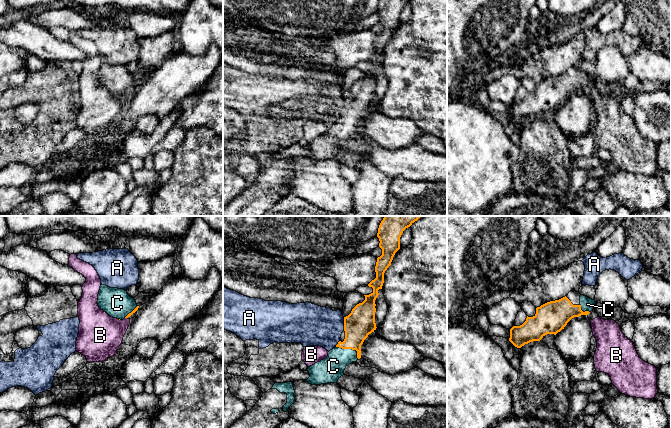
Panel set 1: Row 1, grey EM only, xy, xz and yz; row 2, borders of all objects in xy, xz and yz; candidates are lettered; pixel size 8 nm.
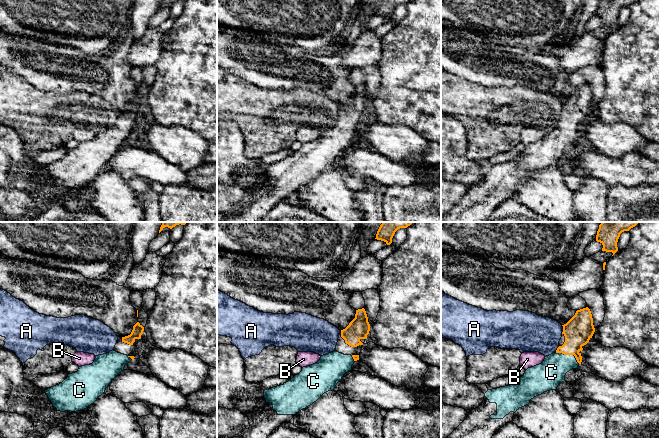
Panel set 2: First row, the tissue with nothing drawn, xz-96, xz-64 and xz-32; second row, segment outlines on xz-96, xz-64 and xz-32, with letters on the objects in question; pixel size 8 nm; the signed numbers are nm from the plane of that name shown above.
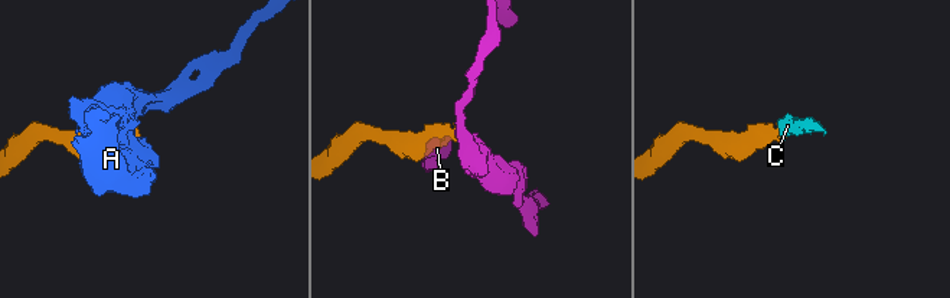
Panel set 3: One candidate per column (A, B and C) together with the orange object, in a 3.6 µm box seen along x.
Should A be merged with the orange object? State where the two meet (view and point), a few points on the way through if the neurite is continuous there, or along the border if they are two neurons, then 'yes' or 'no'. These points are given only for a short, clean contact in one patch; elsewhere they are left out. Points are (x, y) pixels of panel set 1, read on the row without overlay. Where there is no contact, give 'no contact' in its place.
meets orange in xz at (344, 100); border along xz (343, 93), (344, 106); no

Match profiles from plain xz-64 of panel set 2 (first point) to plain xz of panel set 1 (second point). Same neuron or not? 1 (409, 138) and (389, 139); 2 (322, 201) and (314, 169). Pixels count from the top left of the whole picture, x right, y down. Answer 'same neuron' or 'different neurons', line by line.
1: same neuron
2: same neuron

